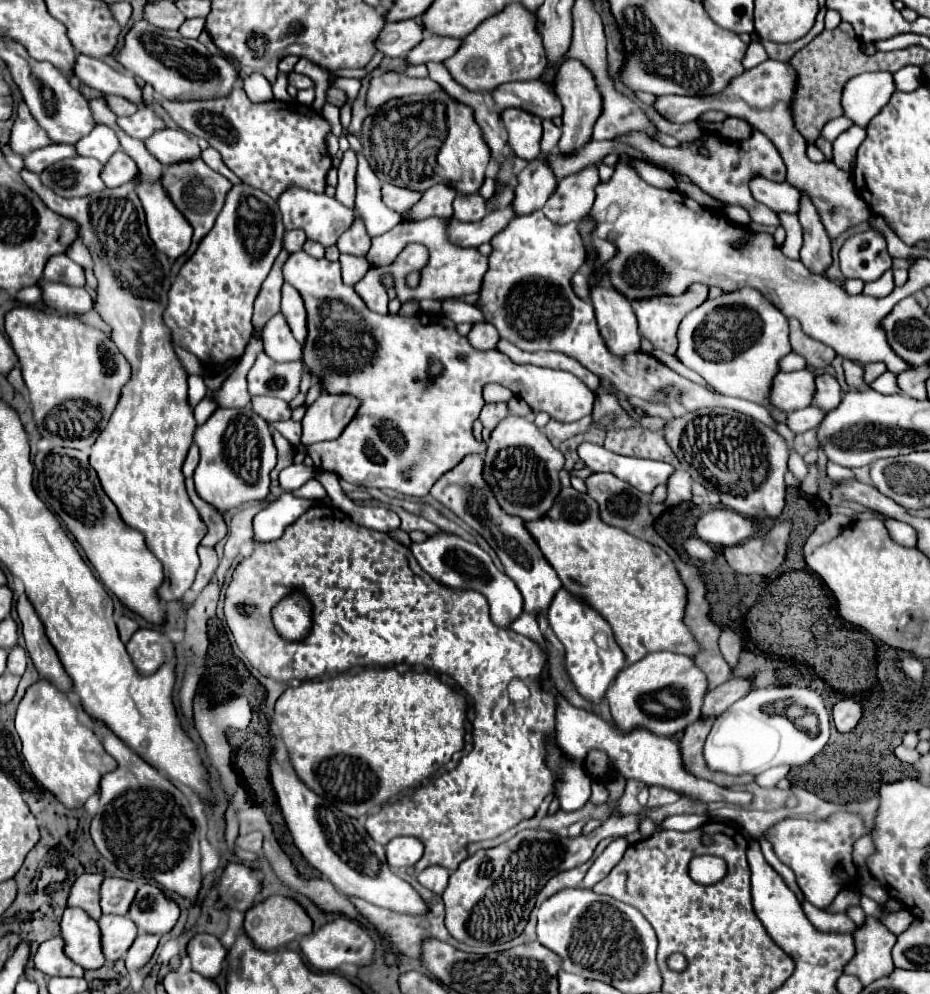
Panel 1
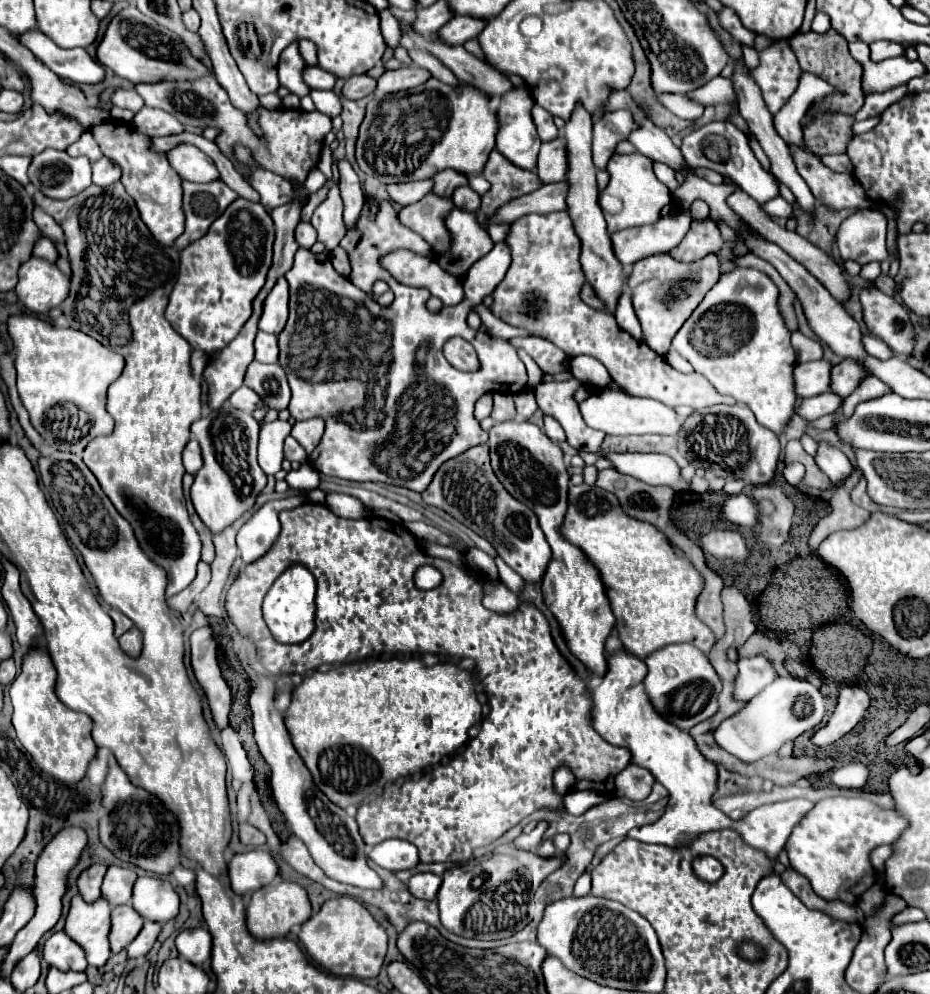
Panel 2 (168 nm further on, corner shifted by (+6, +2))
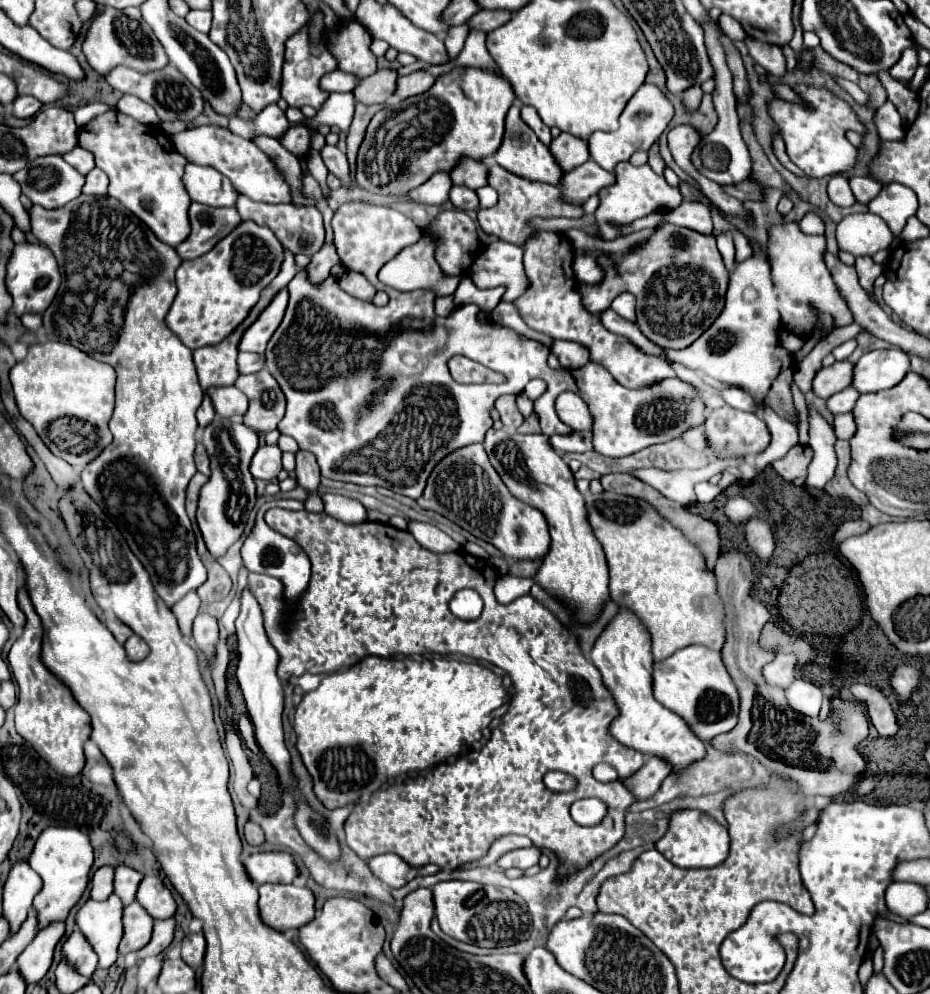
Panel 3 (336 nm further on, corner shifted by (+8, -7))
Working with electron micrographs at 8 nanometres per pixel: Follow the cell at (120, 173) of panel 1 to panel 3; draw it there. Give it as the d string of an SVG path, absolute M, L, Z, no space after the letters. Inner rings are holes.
M94 168L88 176L86 176L86 184L84 184L84 194L92 194L92 196L102 196L108 190L108 176L100 170Z

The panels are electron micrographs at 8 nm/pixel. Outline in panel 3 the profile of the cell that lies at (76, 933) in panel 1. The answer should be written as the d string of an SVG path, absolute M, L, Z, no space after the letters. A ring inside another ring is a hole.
M110 896L104 902L88 900L76 912L76 928L86 936L98 954L98 968L110 968L118 958L118 942L122 938L122 902Z

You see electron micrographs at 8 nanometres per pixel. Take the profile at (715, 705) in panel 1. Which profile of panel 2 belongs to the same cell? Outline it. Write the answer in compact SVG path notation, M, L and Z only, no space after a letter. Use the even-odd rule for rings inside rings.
M764 655L750 657L750 659L738 659L740 673L736 677L736 699L748 701L754 695L758 695L766 685L770 685L776 679L776 669L772 661Z

